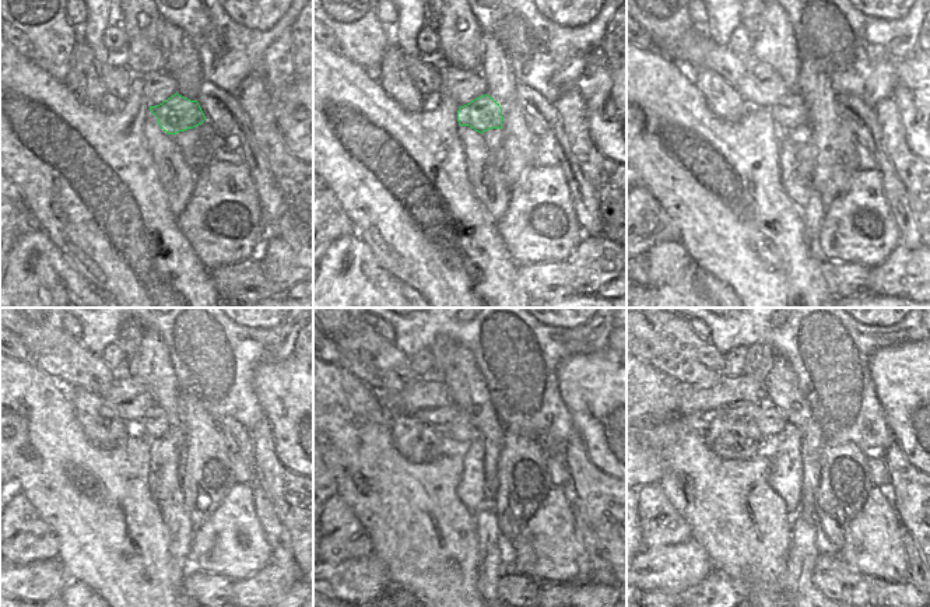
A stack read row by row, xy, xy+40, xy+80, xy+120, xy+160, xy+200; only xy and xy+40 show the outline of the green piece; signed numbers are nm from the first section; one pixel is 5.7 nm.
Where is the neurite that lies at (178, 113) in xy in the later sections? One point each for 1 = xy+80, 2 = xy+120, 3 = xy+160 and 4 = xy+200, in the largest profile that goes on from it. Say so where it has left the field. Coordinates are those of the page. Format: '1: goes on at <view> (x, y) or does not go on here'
1: goes on at xy+80 (789, 113)
2: goes on at xy+120 (154, 425)
3: goes on at xy+160 (459, 432)
4: goes on at xy+200 (769, 423)

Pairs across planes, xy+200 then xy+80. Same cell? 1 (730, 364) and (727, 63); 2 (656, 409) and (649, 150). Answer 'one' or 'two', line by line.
1: two
2: one

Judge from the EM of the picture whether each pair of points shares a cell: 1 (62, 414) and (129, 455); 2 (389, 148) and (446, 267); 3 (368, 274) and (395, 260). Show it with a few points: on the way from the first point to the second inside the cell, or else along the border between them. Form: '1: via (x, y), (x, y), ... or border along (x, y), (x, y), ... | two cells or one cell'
1: via (67, 434), (91, 458), (109, 458) | one cell
2: via (400, 178), (421, 220), (437, 238) | one cell
3: border along (362, 239), (375, 259), (403, 283) | two cells

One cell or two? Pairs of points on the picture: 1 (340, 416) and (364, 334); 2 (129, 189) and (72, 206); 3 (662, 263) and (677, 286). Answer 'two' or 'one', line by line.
1: two
2: one
3: one

